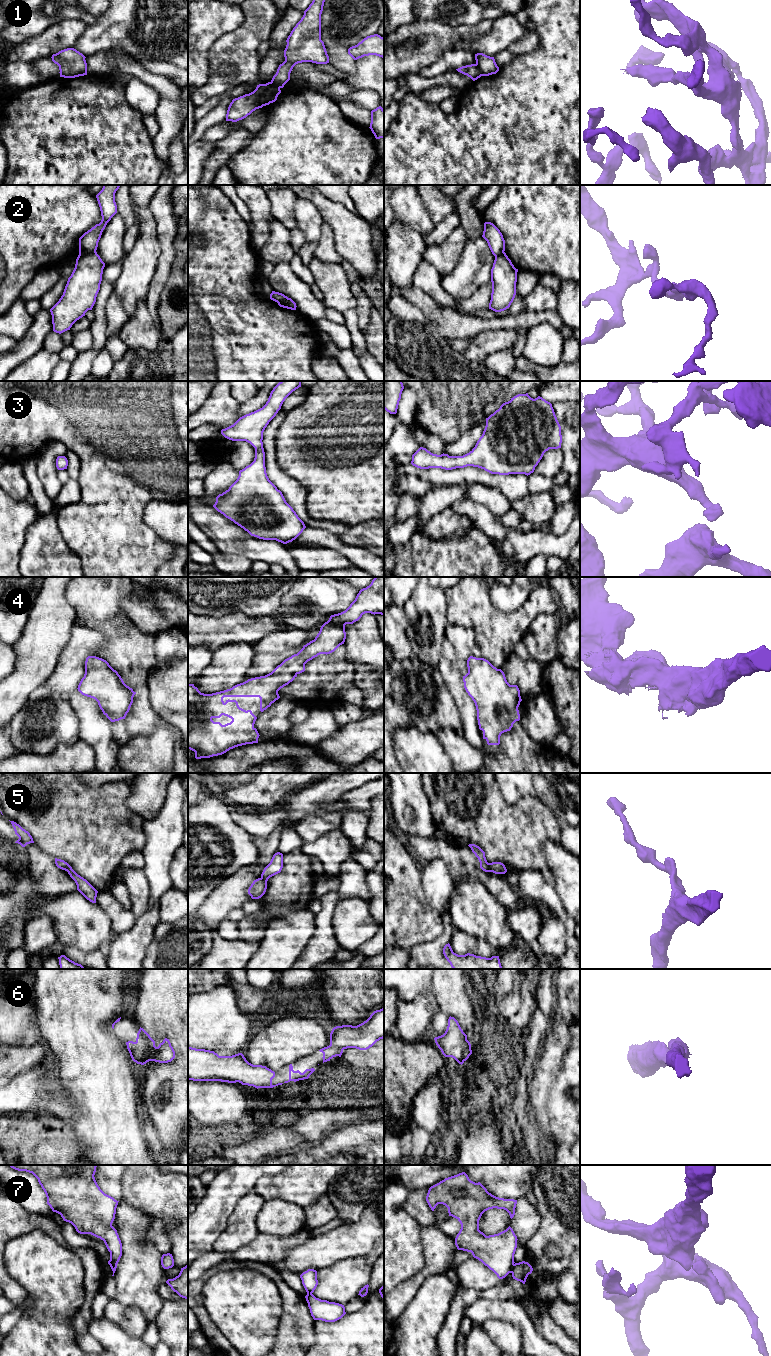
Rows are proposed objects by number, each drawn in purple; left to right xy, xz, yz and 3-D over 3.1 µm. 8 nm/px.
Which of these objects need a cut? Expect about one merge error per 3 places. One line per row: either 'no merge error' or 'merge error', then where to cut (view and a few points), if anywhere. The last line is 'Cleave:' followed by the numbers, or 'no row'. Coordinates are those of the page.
1: merge error; cut in yz along (475, 64), (482, 75)
2: merge error; cut in xy along (95, 251), (81, 254), (78, 257)
3: no merge error; no cut
4: no merge error; no cut
5: merge error; cut in yz along (488, 863), (492, 871)
6: no merge error; no cut
7: merge error; cut in yz along (514, 1264), (510, 1272)
Cleave: 1, 2, 5, 7

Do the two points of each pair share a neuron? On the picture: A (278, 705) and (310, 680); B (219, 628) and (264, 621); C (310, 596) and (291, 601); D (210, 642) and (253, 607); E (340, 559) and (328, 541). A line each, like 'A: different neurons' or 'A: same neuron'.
A: different neurons
B: same neuron
C: same neuron
D: different neurons
E: different neurons

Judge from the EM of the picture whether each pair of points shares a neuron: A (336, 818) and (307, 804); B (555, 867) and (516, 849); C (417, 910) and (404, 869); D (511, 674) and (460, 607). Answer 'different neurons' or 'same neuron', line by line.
A: different neurons
B: different neurons
C: same neuron
D: different neurons

